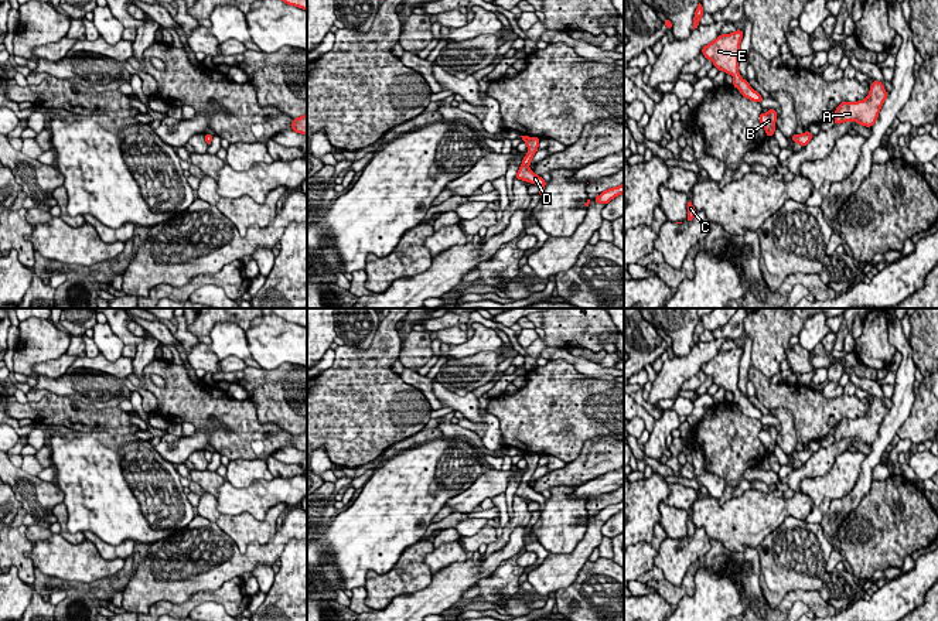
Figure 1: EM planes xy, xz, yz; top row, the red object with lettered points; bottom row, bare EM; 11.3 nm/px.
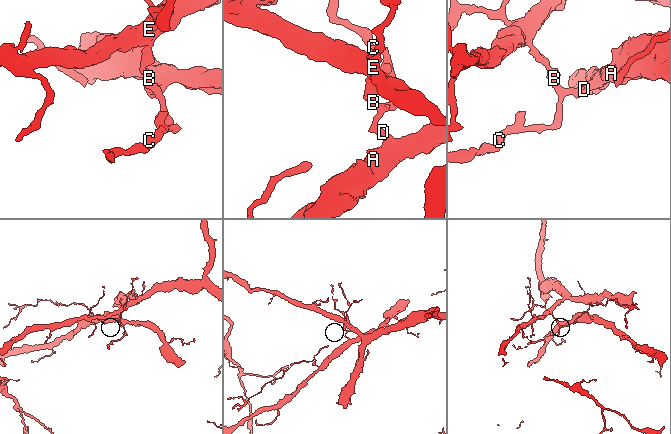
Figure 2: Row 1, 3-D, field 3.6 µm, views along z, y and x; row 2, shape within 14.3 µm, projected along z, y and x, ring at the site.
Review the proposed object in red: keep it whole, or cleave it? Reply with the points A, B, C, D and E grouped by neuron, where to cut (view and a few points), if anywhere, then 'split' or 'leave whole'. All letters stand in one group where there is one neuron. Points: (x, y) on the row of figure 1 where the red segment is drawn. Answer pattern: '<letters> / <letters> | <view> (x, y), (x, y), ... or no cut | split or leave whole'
A D / B C E | xz (522, 161), (528, 166) | split

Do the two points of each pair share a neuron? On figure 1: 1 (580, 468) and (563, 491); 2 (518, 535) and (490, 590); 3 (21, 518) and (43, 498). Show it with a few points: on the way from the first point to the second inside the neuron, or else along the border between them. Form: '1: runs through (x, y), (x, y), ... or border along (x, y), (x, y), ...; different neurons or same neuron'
1: border along (575, 485), (553, 485), (548, 490); different neurons
2: border along (511, 558), (505, 559), (491, 573); different neurons
3: border along (21, 507), (43, 524); different neurons

